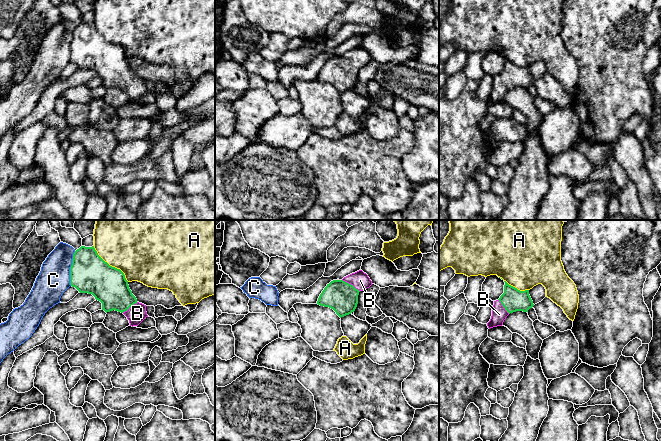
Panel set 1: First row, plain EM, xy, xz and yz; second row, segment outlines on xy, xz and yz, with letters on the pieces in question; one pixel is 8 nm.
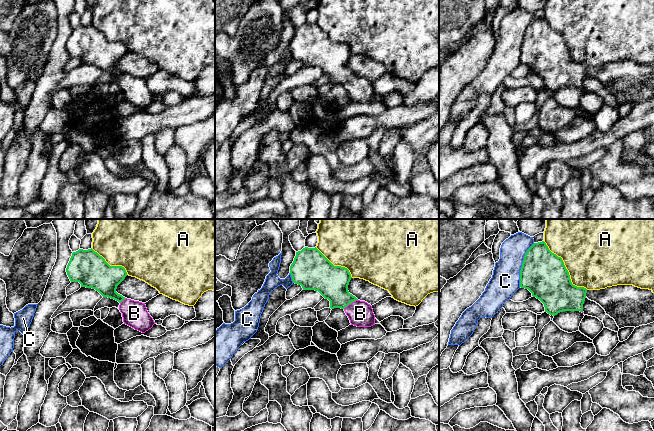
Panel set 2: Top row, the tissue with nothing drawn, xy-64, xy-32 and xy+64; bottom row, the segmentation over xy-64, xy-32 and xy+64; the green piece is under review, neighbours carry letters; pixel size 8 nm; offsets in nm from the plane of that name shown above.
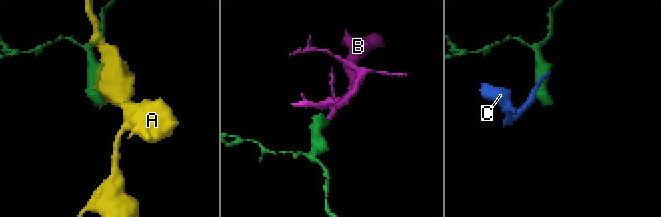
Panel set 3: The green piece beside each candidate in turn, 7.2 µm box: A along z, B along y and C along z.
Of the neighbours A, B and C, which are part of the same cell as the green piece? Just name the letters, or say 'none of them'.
B

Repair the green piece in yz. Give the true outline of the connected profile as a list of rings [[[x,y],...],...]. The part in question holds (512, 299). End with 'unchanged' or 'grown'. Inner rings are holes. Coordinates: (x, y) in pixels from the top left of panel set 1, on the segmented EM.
[[[506,281],[504,285],[504,293],[500,298],[494,301],[492,316],[487,323],[488,328],[502,326],[506,317],[513,312],[528,312],[534,306],[529,295],[529,290],[520,291],[509,285]]] | grown

